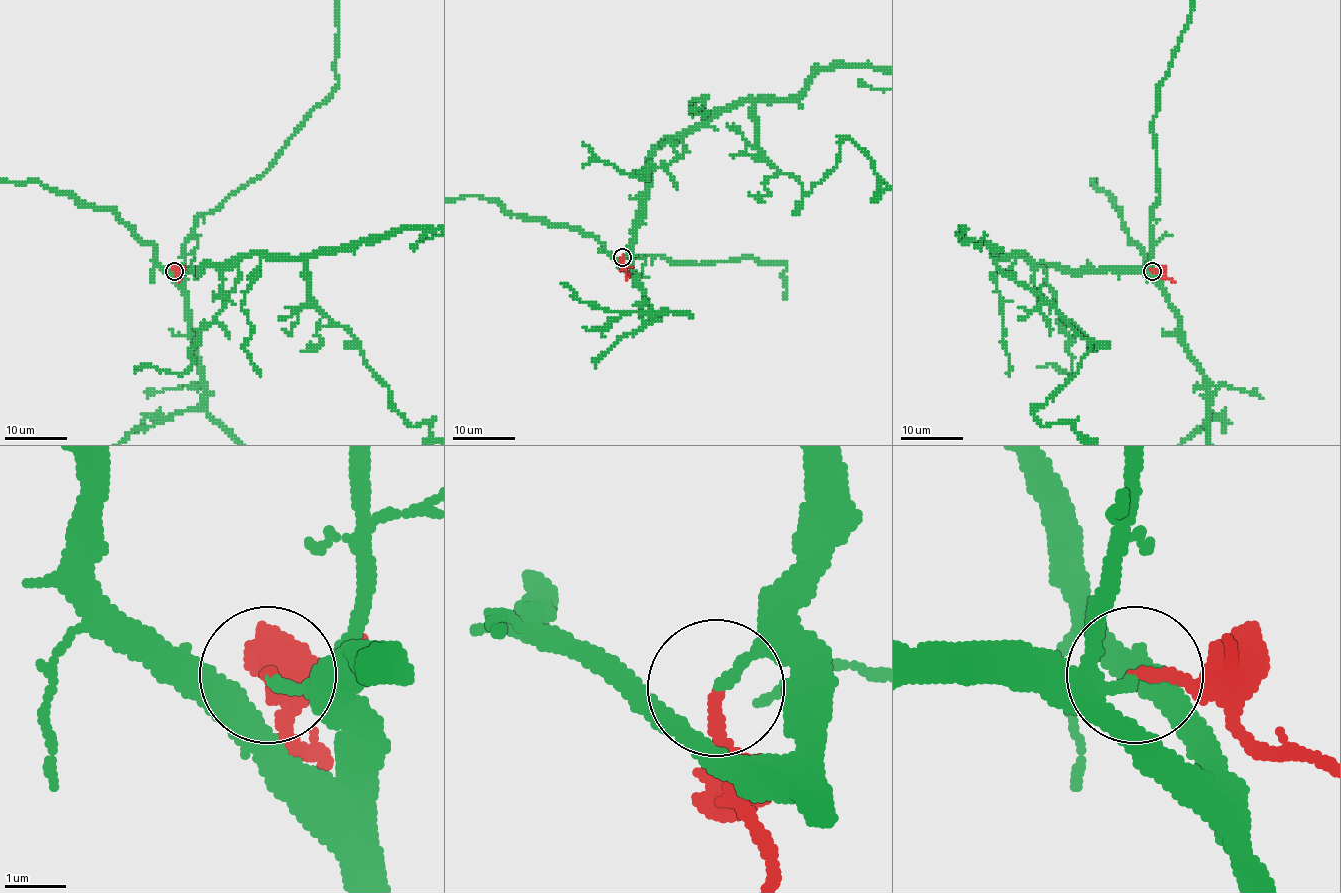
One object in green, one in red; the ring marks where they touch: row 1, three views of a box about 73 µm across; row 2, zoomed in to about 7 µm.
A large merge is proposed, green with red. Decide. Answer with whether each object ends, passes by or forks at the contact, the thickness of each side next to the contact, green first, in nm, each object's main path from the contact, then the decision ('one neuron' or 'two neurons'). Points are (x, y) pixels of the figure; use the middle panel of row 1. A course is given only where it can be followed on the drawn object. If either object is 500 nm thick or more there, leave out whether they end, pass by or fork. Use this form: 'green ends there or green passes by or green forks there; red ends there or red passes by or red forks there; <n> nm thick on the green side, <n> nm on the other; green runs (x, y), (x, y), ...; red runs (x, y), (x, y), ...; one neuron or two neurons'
green ends there; red ends there; 170 nm thick on the green side, 190 nm on the other; red runs (622, 257), (627, 279); one neuron

